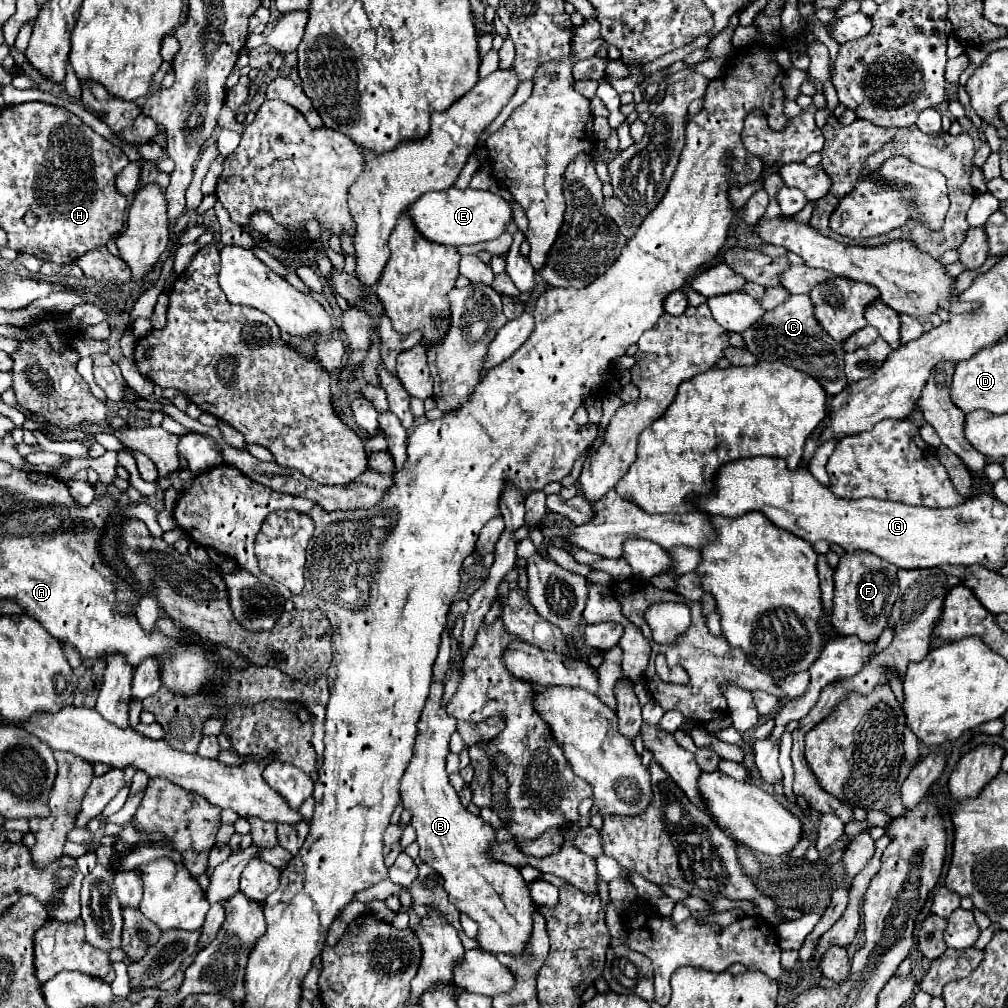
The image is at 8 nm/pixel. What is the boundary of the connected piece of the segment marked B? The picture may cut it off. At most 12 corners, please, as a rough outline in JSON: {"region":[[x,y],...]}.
{"region":[[434,682],[400,780],[422,862],[518,958],[536,906],[448,782],[456,718]]}

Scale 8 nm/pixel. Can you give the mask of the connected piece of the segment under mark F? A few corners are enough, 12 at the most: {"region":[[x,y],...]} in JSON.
{"region":[[868,552],[834,572],[830,622],[878,638],[898,594],[898,568]]}

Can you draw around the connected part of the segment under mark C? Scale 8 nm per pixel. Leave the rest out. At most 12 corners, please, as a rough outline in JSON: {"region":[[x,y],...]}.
{"region":[[790,296],[742,334],[762,362],[812,376],[826,394],[846,388],[844,350]]}

